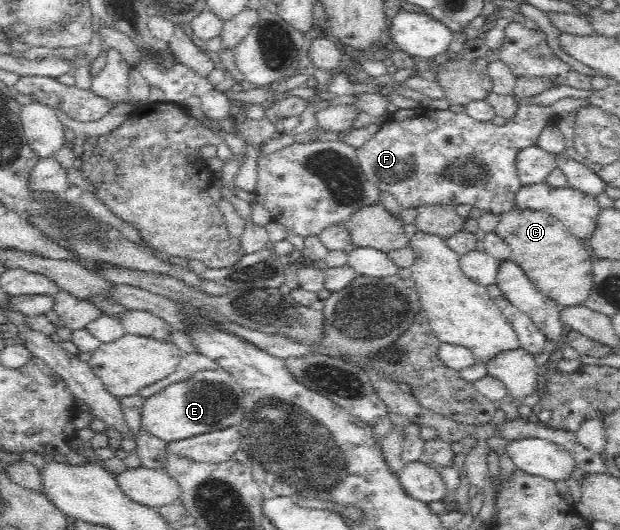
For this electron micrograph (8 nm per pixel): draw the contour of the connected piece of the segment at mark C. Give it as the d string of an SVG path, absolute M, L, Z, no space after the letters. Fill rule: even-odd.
M516 207L499 217L496 236L508 245L509 259L518 263L536 289L560 308L585 304L593 288L593 275L584 242L573 237L560 221L546 212Z

